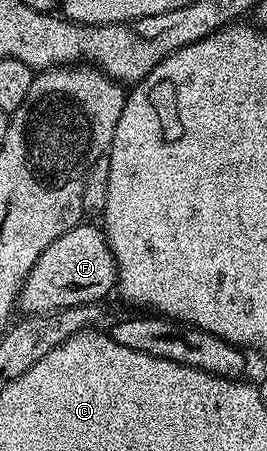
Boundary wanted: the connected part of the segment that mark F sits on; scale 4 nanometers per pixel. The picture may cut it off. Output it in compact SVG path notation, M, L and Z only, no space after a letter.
M78 224L73 229L63 232L45 249L43 256L35 260L31 272L21 289L19 299L20 309L25 309L26 315L30 314L50 314L53 310L66 310L72 306L88 306L100 303L100 298L105 298L110 293L114 293L117 284L117 261L109 247L104 233L93 226Z

